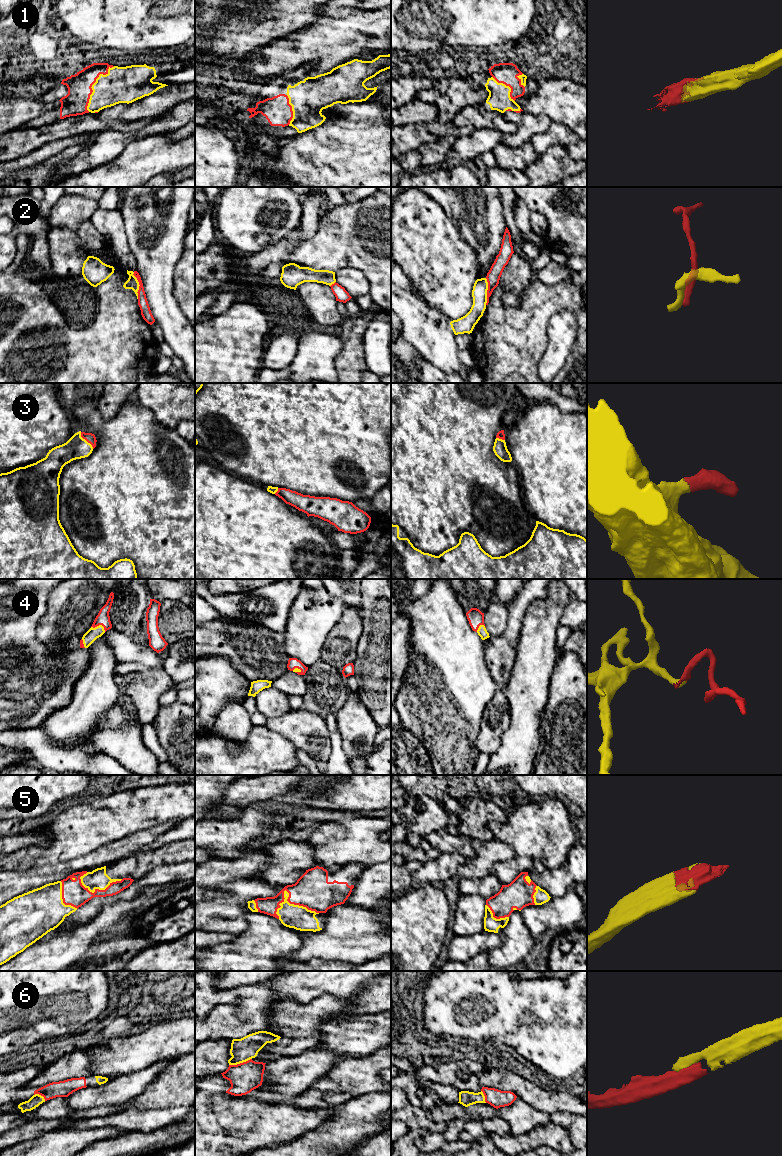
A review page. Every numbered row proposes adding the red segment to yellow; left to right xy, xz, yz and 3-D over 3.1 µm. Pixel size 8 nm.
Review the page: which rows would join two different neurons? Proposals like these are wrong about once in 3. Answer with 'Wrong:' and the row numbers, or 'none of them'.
Wrong: 2

